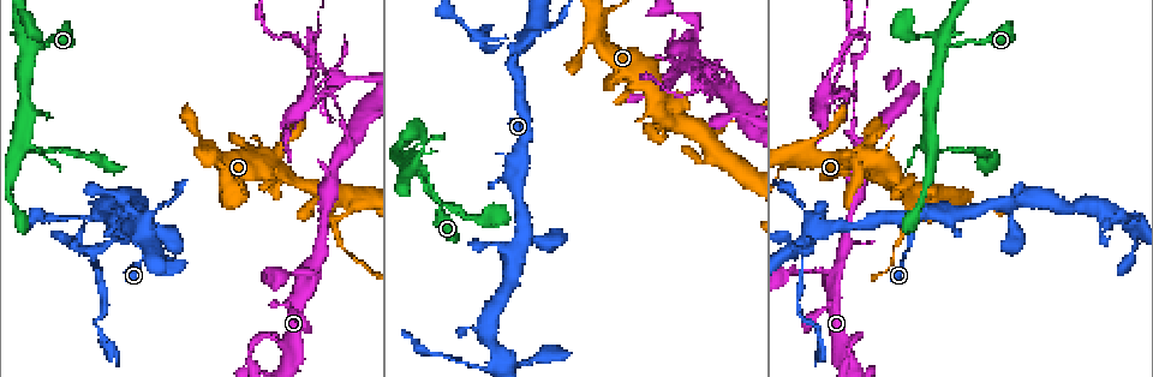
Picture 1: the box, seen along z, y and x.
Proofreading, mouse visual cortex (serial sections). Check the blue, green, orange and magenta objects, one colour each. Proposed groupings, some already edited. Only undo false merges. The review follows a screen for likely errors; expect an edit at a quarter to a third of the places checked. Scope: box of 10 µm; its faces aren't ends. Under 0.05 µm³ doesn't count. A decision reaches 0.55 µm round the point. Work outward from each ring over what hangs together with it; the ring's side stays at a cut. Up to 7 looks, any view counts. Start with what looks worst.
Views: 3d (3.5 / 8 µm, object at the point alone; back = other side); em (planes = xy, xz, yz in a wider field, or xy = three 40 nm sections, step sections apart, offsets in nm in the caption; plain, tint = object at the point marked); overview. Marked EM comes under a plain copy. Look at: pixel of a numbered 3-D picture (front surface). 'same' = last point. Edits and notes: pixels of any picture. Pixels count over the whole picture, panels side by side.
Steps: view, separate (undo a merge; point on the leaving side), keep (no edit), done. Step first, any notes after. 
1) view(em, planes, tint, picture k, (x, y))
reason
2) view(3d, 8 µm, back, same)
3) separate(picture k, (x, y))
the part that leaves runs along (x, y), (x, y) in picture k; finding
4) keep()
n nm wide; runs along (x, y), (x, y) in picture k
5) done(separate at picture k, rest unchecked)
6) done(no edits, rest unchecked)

view(3d, 3.5 µm, picture 1, (708, 139))
looks like a crossing

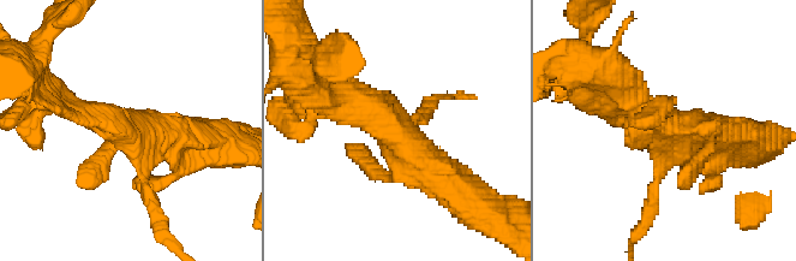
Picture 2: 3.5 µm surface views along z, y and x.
view(em, planes, tint, picture 2, (399, 127))

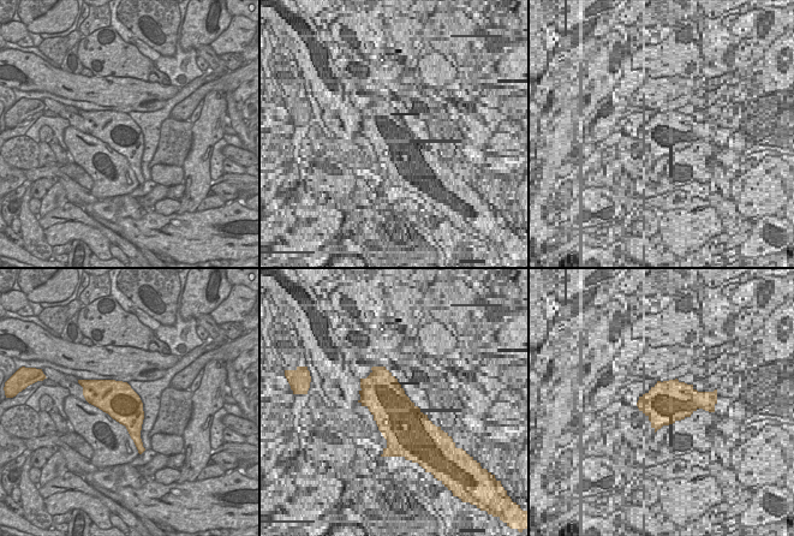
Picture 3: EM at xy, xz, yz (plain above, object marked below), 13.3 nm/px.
separate(picture 2, (154, 219))
the part that leaves runs along (143, 179), (157, 227), (173, 245) in picture 2; two cells meet here

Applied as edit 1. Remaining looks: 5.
view(overview)
see it whole again

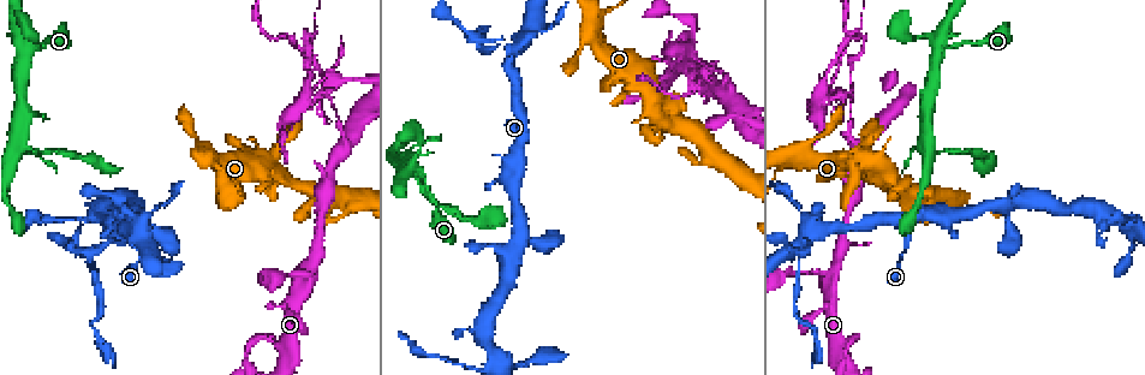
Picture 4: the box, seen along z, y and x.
view(3d, 3.5 µm, picture 4, (939, 51))
sharp bend

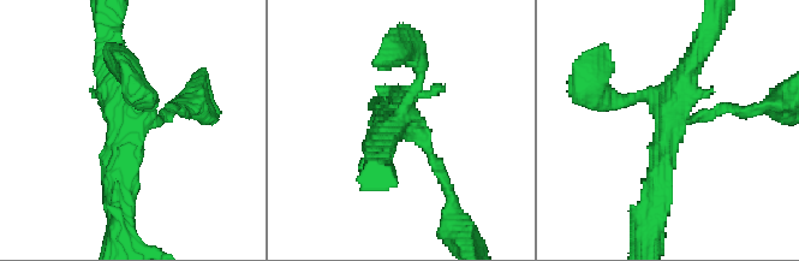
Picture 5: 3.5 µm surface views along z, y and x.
view(em, planes, tint, picture 5, (144, 124))

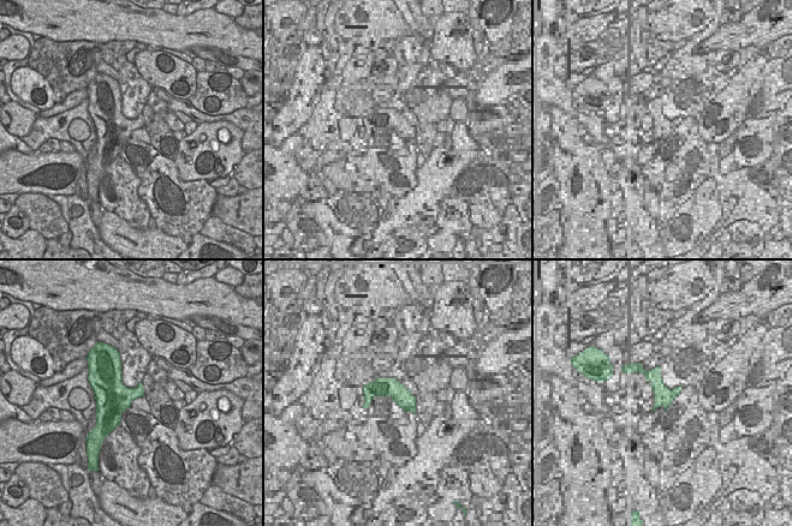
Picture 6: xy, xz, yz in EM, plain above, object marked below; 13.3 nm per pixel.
view(em, xy, step 5, tint, same)

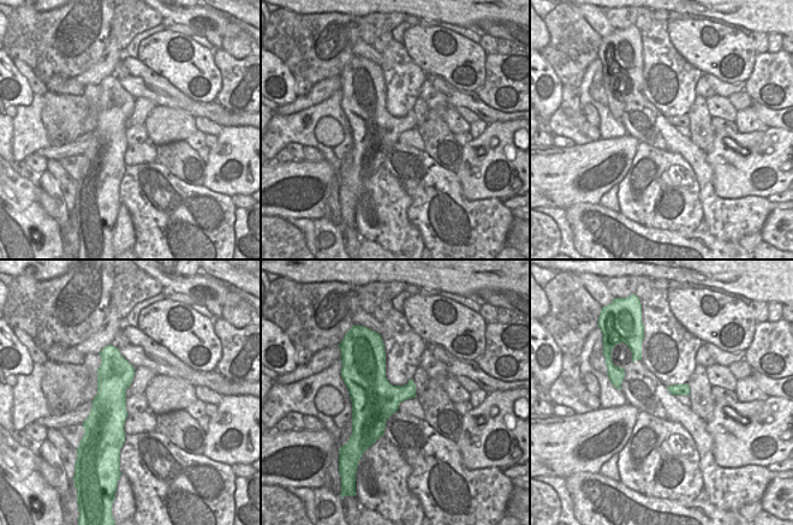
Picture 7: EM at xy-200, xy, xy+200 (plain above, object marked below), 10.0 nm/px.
keep()
runs along (108, 350), (111, 429), (115, 441) in picture 7; continuous, no second cell

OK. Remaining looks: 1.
done(separate at picture 2, rest unchecked)

